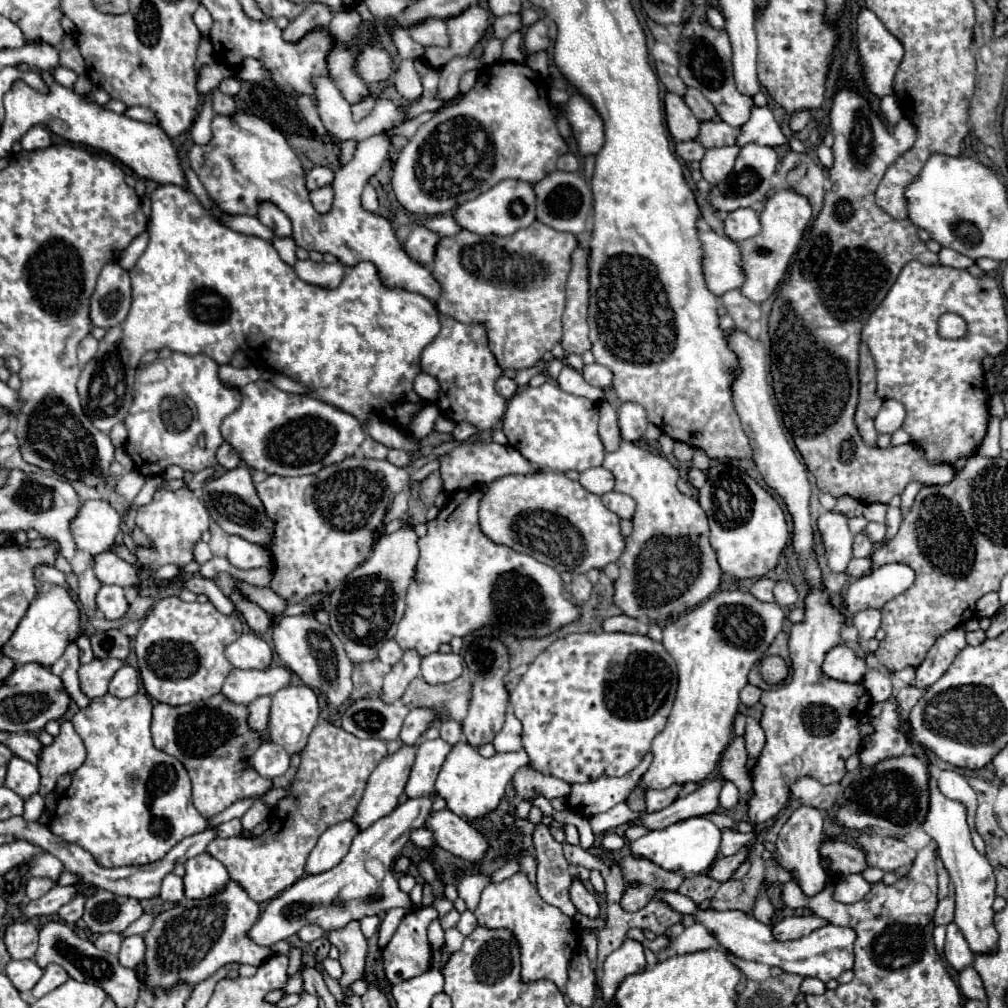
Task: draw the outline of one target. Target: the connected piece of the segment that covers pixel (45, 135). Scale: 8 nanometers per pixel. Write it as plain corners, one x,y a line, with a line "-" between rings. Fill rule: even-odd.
33,126
23,138
21,138
23,150
37,150
37,148
47,148
51,146
49,132
43,126

